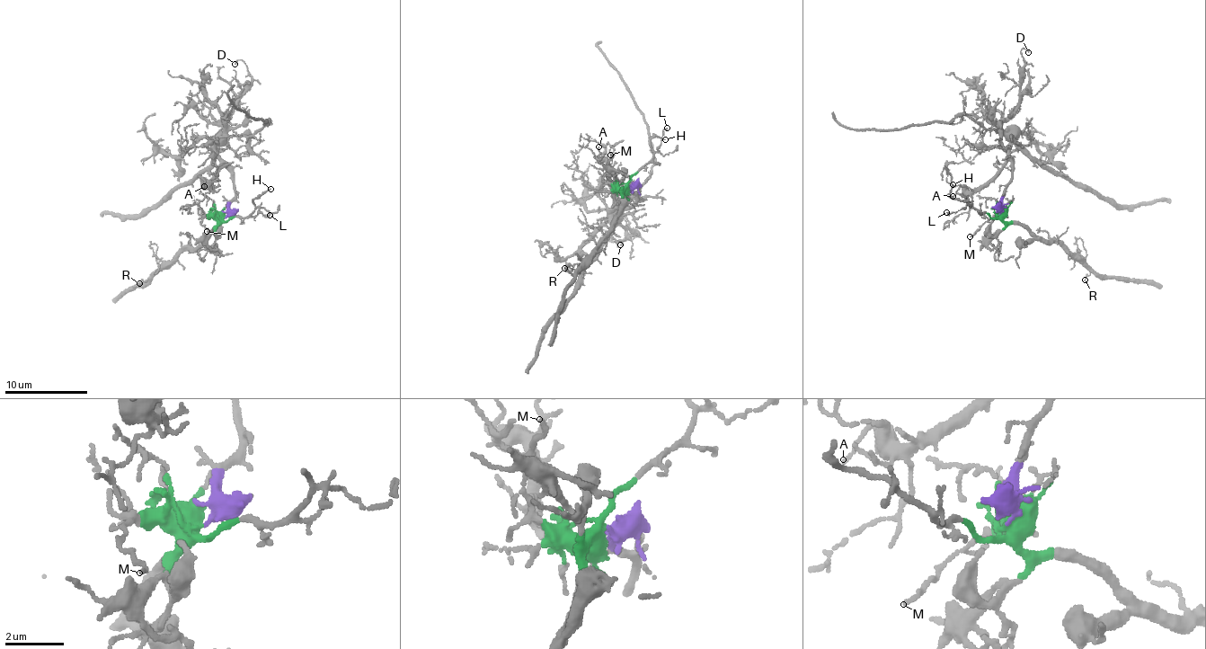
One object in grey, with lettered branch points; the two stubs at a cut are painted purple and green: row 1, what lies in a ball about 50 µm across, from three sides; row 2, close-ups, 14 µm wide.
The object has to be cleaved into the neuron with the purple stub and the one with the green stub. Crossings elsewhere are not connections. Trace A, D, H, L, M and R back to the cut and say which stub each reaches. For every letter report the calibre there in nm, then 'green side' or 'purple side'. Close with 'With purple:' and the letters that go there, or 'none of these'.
A: calibre 110 nm; purple side
D: calibre 120 nm; purple side
H: calibre 110 nm; green side
L: calibre 120 nm; green side
M: calibre 130 nm; green side
R: calibre 120 nm; green side
With purple: A, D

